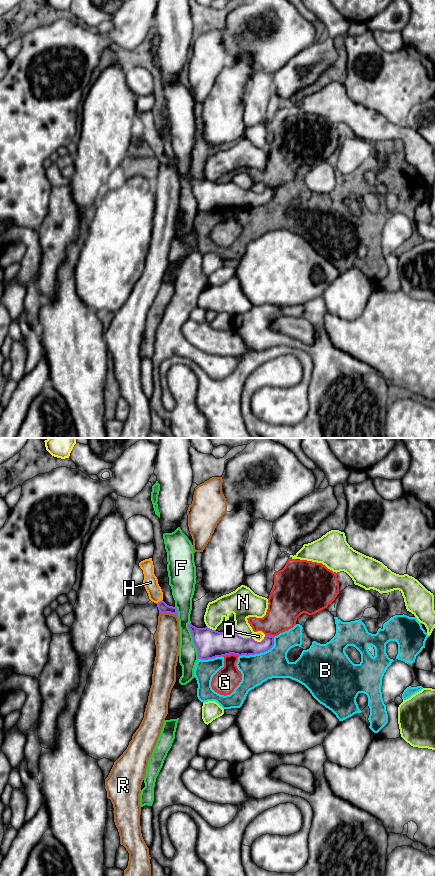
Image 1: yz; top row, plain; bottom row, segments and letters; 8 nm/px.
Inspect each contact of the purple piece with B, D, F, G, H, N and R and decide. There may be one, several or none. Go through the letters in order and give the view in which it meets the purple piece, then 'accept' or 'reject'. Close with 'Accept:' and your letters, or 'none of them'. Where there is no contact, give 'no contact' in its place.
B: meets purple in yz; reject
D: meets purple in yz; reject
F: meets purple in yz; reject
G: meets purple in yz; reject
H: meets purple in yz; accept
N: meets purple in yz; reject
R: meets purple in yz; reject
Accept: H

